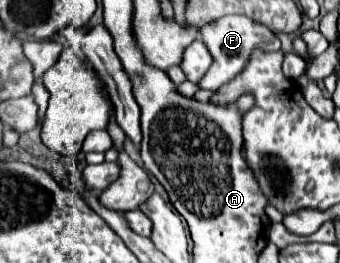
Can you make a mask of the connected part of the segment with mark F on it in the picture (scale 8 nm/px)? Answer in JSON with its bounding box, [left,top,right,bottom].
[199,16,281,90]

